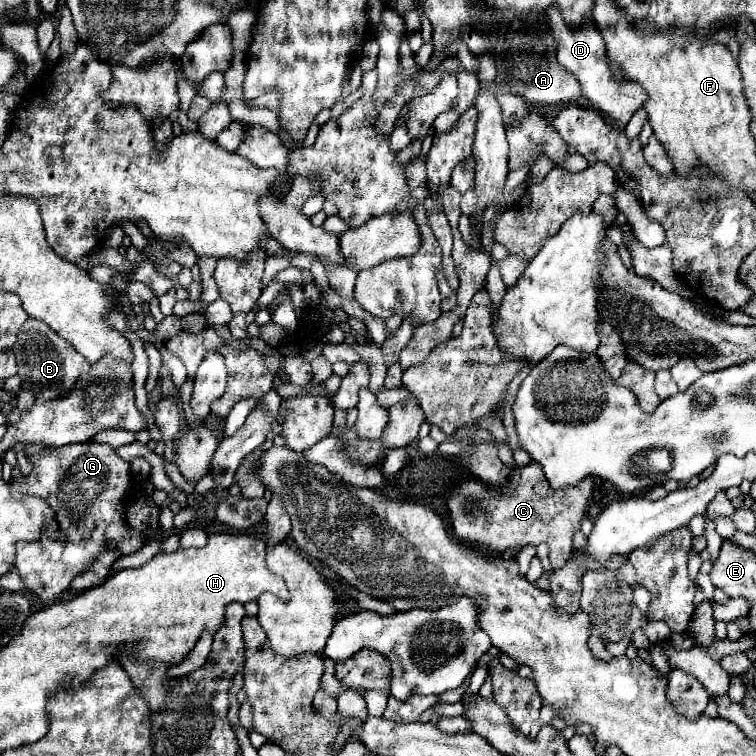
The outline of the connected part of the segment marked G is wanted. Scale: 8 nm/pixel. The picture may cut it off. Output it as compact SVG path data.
M80 442L52 448L46 444L24 444L32 472L22 478L10 480L10 490L14 496L38 496L54 510L54 520L58 522L60 538L52 540L44 534L36 542L16 544L16 568L22 582L30 592L34 592L44 602L54 602L64 596L72 578L88 570L94 560L106 550L114 548L122 554L134 554L146 544L144 534L132 528L124 514L134 490L134 480L130 464L124 462L116 450L108 444Z

